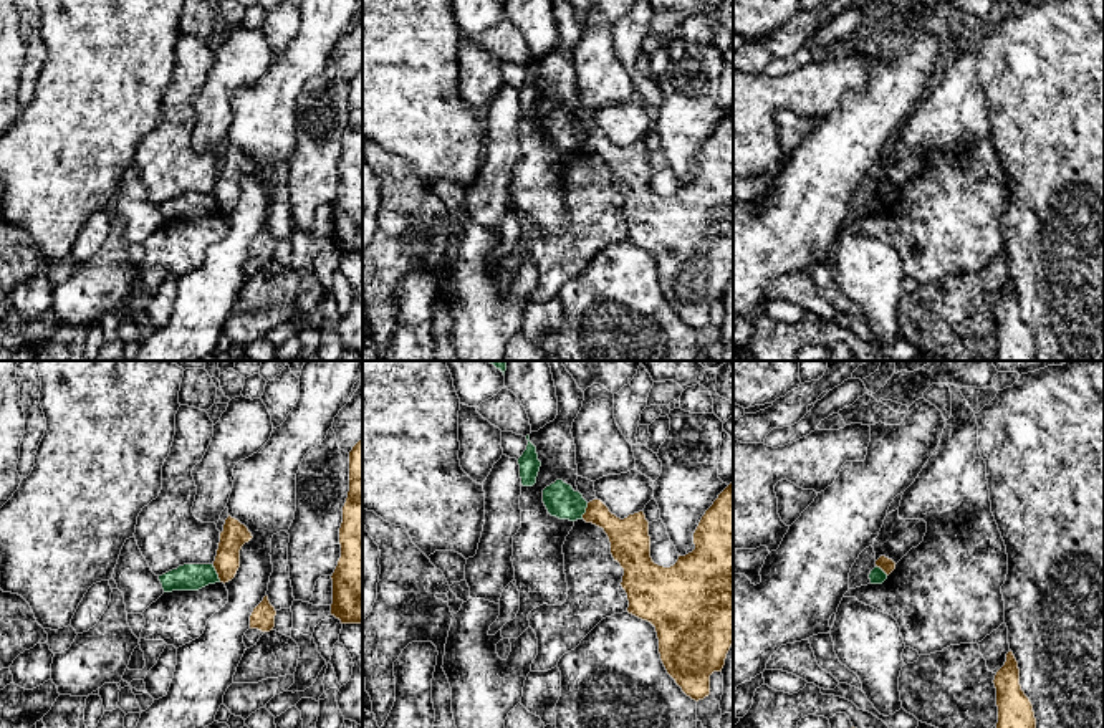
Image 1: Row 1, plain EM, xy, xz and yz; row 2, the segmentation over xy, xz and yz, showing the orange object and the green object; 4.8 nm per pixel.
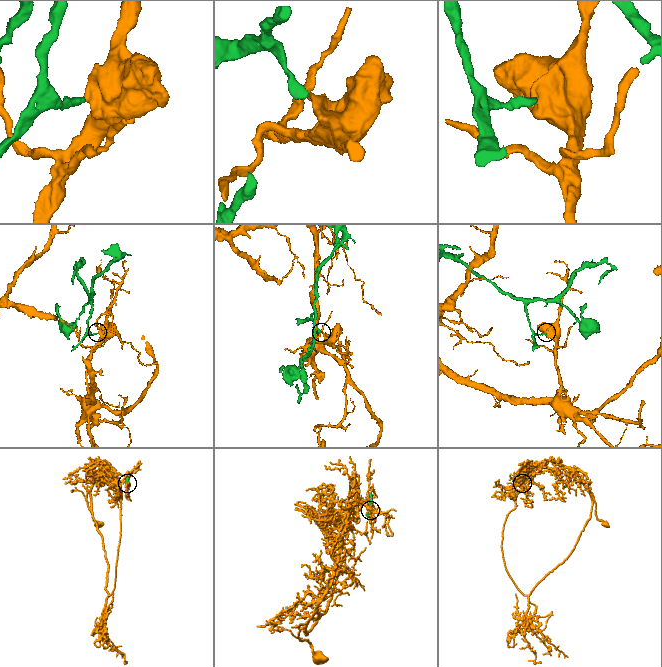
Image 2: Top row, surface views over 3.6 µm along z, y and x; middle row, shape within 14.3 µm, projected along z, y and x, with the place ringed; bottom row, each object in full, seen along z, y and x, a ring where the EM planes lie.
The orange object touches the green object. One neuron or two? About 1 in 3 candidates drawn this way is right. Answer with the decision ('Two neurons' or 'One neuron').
Two neurons

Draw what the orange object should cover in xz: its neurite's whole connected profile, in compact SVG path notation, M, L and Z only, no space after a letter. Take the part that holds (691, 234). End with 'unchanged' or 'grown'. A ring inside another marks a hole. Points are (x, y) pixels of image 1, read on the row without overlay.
M733 113L702 146L695 179L670 197L650 187L644 141L621 149L596 127L583 149L607 164L624 199L627 242L655 256L667 303L692 329L708 326L710 304L722 301L733 275Z | unchanged

